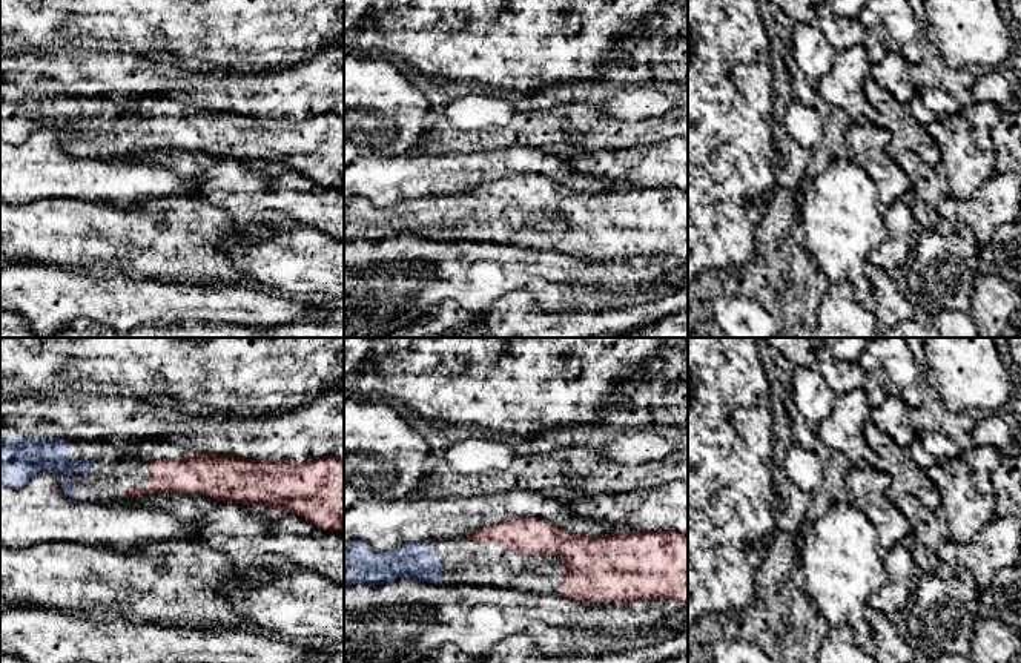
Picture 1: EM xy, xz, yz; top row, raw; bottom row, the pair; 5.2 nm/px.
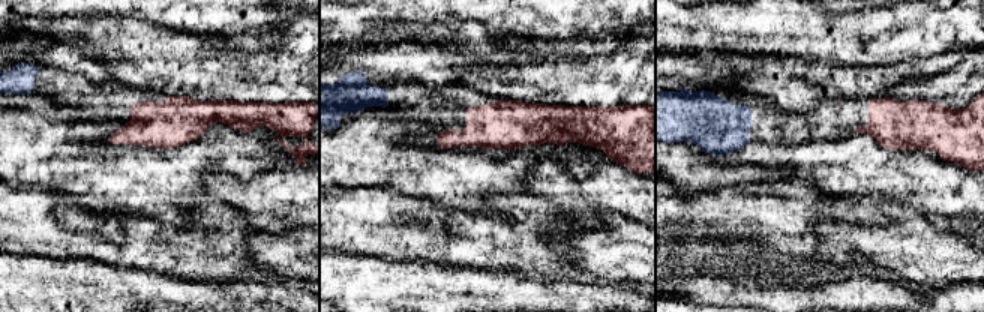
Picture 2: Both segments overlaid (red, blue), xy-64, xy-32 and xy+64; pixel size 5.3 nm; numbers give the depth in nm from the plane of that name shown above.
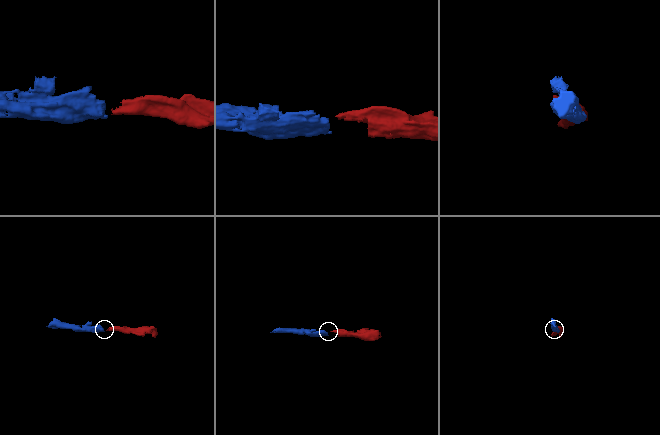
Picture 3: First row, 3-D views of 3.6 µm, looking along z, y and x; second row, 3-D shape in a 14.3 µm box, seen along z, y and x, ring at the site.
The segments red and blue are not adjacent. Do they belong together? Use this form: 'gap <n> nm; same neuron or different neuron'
gap 150 nm; same neuron

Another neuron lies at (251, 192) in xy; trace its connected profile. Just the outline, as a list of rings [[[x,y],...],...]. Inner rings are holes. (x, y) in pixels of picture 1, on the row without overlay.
[[[178,149],[143,150],[111,157],[120,161],[144,161],[169,167],[181,180],[193,184],[193,193],[215,207],[224,209],[236,233],[246,238],[266,239],[273,229],[289,226],[309,226],[344,241],[344,187],[324,187],[313,178],[293,170],[286,164],[266,164],[241,161],[229,157],[215,157],[207,152]]]

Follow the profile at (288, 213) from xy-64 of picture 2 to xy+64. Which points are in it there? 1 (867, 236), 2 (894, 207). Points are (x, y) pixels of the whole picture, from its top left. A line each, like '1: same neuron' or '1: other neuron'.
1: other neuron
2: same neuron

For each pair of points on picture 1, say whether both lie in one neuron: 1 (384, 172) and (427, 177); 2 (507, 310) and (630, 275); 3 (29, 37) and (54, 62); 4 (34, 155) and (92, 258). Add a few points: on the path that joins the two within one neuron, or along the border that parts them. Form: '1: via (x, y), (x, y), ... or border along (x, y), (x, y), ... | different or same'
1: via (395, 177), (416, 177) | same
2: border along (501, 295), (527, 290), (545, 309), (571, 310) | different
3: border along (51, 48), (20, 52) | different
4: border along (94, 201), (39, 198), (23, 203) | different

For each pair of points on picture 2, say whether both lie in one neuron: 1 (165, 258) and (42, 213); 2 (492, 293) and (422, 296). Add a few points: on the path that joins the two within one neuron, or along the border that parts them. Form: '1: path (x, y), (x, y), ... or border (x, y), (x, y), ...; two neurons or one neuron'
1: path (134, 254), (108, 254), (93, 246), (68, 243); one neuron
2: path (474, 291), (440, 291); one neuron

